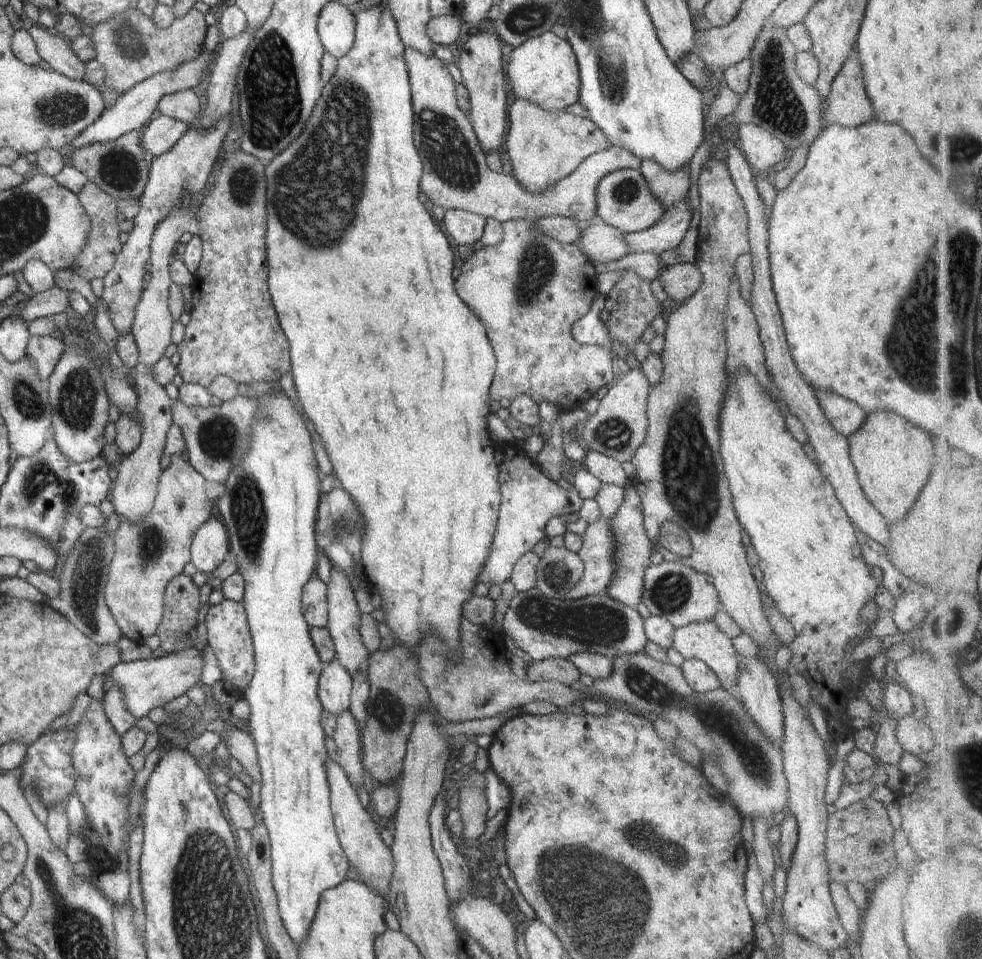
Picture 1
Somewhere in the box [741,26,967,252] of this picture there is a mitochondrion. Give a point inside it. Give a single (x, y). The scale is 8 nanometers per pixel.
(775, 101)

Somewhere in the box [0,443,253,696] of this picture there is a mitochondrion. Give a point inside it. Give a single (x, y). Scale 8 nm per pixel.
(34, 485)

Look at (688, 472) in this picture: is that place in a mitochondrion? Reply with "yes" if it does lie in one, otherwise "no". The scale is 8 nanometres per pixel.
yes

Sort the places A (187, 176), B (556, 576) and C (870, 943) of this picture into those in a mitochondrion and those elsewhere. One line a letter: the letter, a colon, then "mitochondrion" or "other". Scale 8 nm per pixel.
A: mitochondrion
B: mitochondrion
C: other

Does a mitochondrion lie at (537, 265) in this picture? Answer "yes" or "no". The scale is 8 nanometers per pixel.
yes

